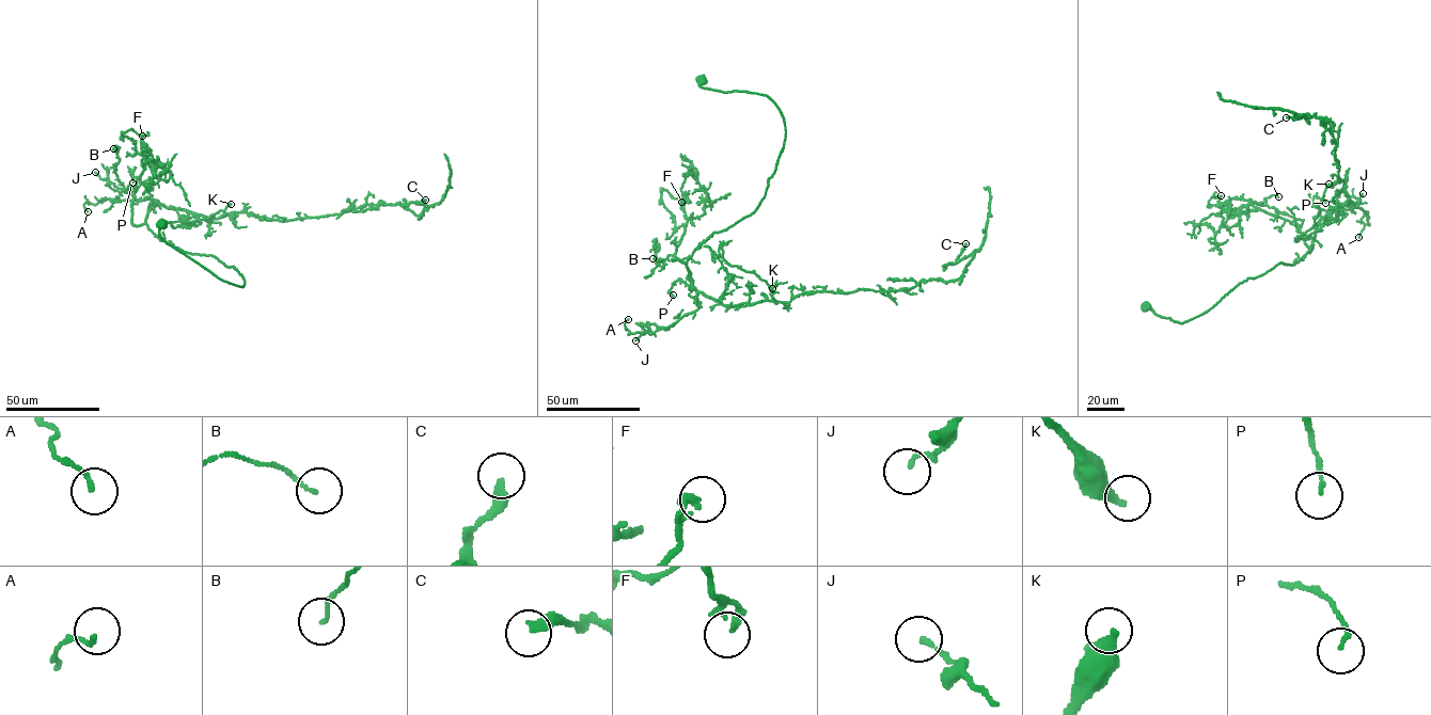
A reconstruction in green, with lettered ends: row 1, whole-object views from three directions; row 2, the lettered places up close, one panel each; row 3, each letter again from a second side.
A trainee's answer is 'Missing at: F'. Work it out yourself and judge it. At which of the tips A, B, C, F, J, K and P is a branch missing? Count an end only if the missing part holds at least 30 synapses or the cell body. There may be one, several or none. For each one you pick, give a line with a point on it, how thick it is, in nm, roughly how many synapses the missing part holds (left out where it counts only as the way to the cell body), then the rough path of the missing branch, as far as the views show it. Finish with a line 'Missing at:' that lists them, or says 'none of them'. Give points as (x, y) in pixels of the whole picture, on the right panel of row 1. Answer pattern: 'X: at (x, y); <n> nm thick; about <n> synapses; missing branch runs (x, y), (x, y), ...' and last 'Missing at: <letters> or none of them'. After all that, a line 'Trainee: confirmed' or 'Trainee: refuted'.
Missing at: none of them
Trainee: refuted

